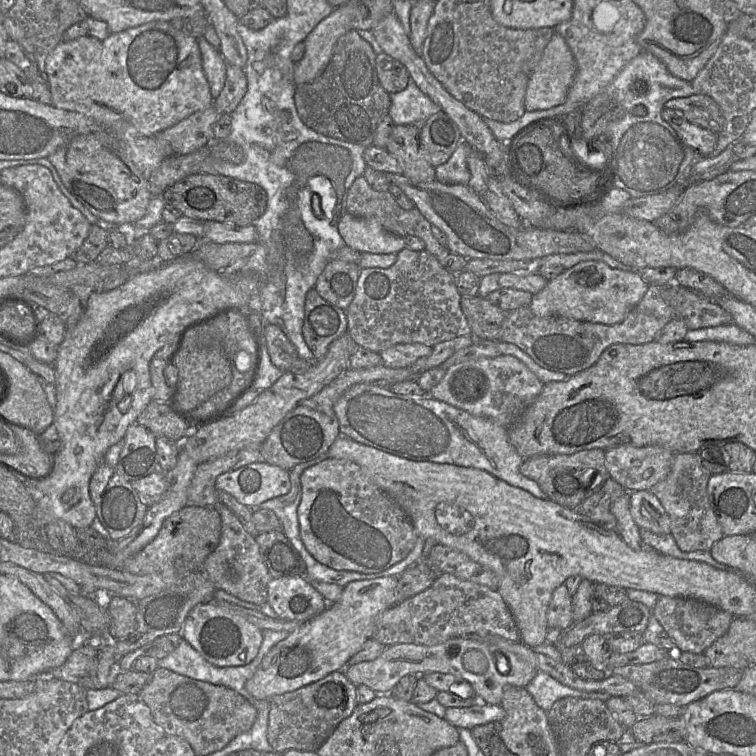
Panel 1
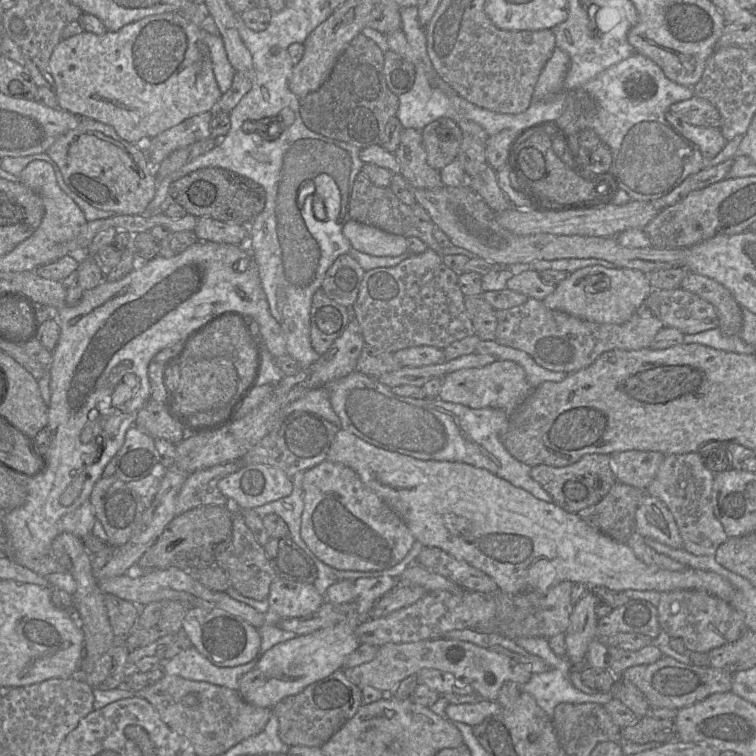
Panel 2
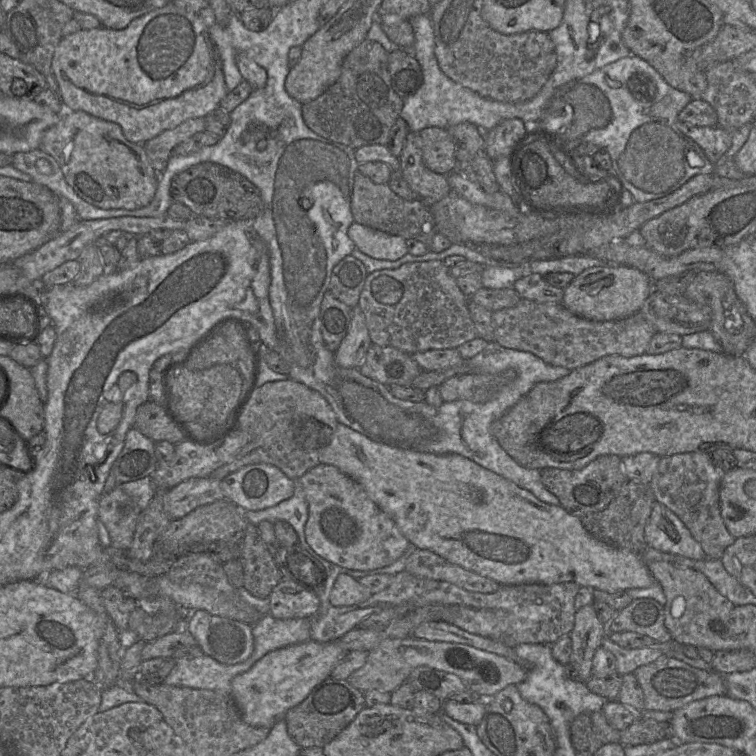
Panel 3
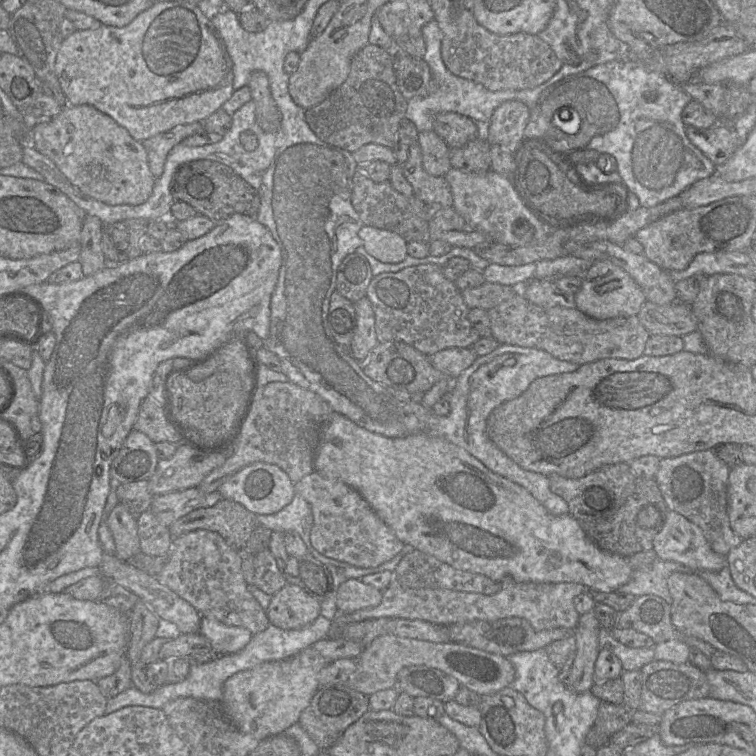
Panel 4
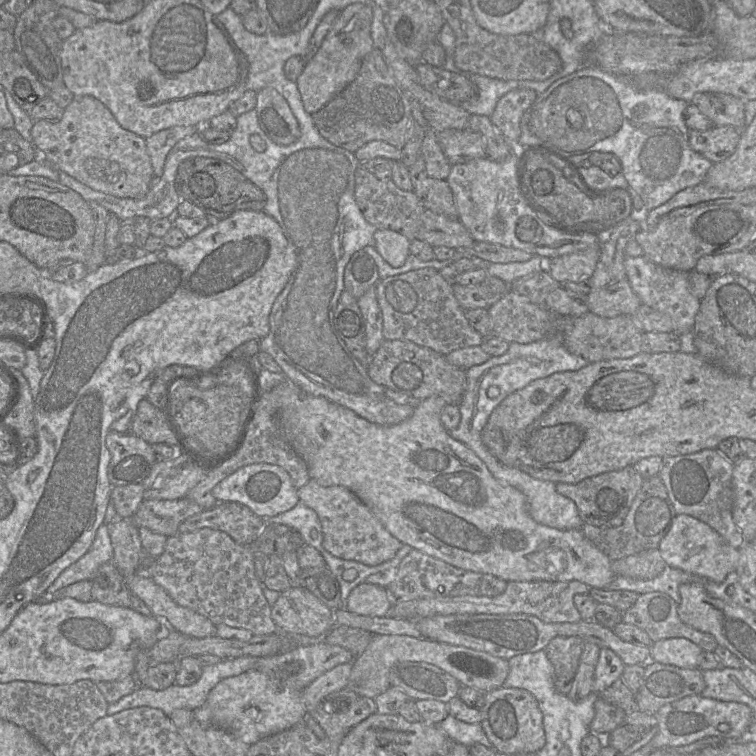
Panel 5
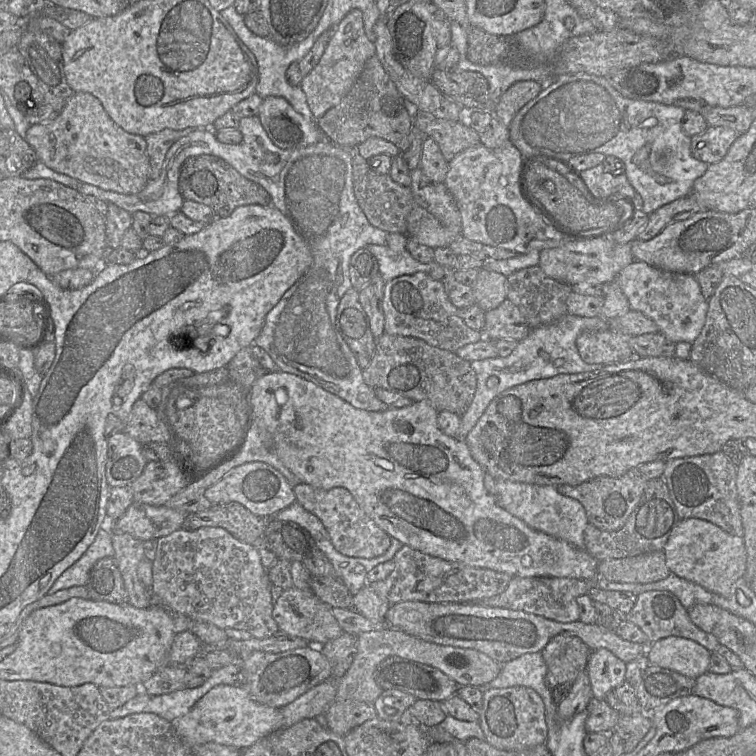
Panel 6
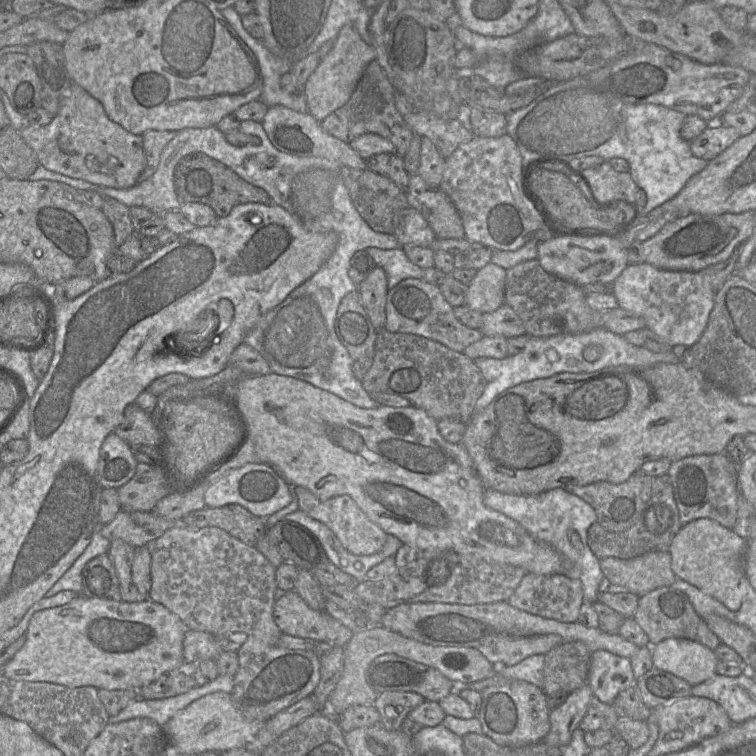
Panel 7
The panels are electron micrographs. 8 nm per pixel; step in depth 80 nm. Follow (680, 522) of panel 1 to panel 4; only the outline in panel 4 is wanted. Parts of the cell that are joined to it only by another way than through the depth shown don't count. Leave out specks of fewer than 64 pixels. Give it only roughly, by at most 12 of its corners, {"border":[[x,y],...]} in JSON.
{"border":[[714,450],[660,459],[668,509],[725,557],[743,540],[729,522],[730,468]]}

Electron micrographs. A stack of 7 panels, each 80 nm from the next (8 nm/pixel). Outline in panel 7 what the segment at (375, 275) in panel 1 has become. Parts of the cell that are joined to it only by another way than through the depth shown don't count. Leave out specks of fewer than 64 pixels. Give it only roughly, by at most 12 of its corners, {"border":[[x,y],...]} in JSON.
{"border":[[439,286],[389,289],[384,328],[457,352],[484,336],[456,318]]}

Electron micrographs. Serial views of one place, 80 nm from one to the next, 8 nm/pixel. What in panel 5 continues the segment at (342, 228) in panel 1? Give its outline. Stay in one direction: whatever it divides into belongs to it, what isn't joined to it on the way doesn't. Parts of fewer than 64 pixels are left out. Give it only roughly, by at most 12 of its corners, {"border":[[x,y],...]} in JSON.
{"border":[[377,229],[373,246],[392,267],[409,256],[410,240]]}

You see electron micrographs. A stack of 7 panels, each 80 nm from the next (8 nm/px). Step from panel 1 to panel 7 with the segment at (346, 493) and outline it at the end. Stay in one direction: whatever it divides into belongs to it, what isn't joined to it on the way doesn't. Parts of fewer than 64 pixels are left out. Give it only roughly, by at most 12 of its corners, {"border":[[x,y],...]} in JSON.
{"border":[[300,486],[299,509],[348,552],[372,555],[387,533],[350,496],[321,500]]}

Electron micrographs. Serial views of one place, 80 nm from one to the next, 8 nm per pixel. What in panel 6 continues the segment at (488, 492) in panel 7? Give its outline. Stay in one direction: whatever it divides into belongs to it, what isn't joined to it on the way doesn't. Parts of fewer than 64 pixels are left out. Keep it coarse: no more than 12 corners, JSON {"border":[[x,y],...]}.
{"border":[[484,485],[531,528],[585,549],[585,509],[556,486]]}

